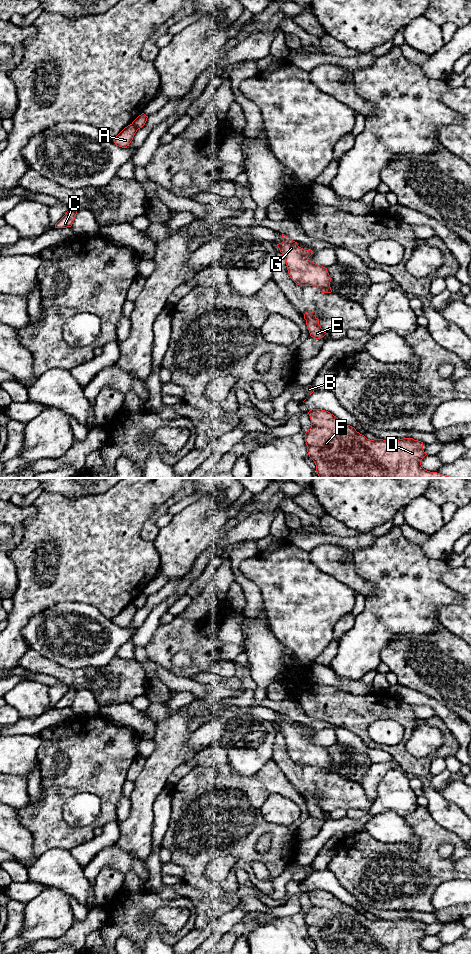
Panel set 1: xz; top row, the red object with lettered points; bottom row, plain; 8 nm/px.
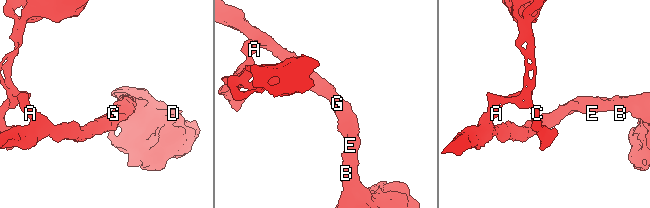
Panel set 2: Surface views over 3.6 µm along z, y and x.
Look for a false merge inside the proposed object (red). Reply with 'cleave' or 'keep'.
cleave

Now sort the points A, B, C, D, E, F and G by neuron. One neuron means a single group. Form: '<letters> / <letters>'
A C / B D E F G

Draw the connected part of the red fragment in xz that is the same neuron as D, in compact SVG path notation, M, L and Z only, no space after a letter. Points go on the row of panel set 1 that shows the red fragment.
M312 409L308 414L311 428L305 433L305 442L319 478L452 478L422 467L421 461L427 454L421 441L370 440L328 411Z

